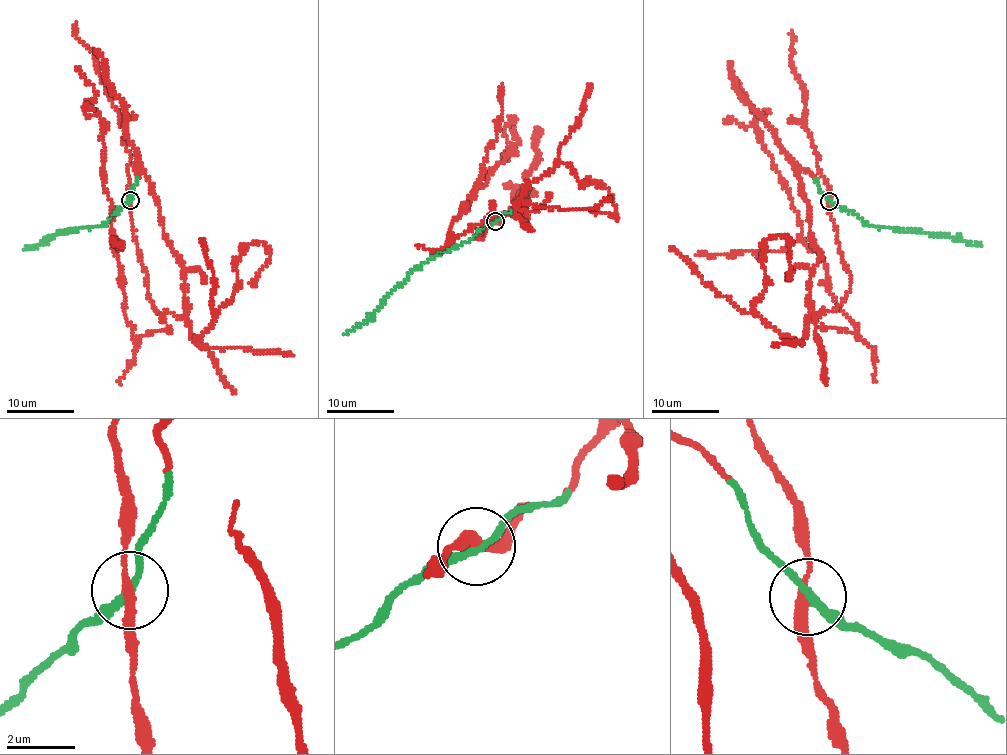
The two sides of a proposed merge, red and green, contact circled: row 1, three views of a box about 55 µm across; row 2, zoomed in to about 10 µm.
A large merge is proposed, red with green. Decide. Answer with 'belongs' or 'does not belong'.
belongs

